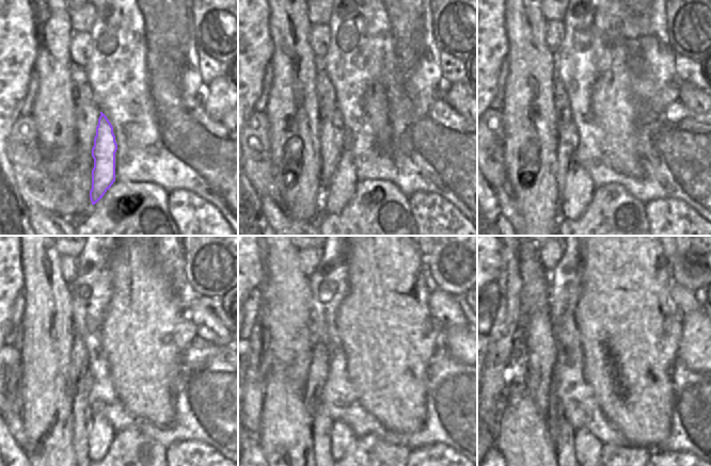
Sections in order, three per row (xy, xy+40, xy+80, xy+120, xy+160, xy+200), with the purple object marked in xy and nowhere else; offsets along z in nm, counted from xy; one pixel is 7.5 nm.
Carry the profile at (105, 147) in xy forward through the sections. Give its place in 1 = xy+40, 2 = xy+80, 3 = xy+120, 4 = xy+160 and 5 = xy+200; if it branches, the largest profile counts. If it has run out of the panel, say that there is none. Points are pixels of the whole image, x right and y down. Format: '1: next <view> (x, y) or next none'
1: next xy+40 (341, 189)
2: next xy+80 (579, 192)
3: next xy+120 (103, 433)
4: next xy+160 (343, 438)
5: next xy+200 (587, 446)

